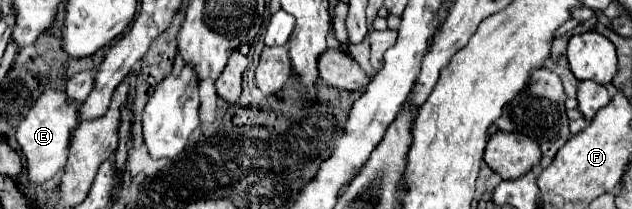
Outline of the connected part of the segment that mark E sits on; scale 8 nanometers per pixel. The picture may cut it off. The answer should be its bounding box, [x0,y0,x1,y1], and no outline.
[17,89,81,183]

